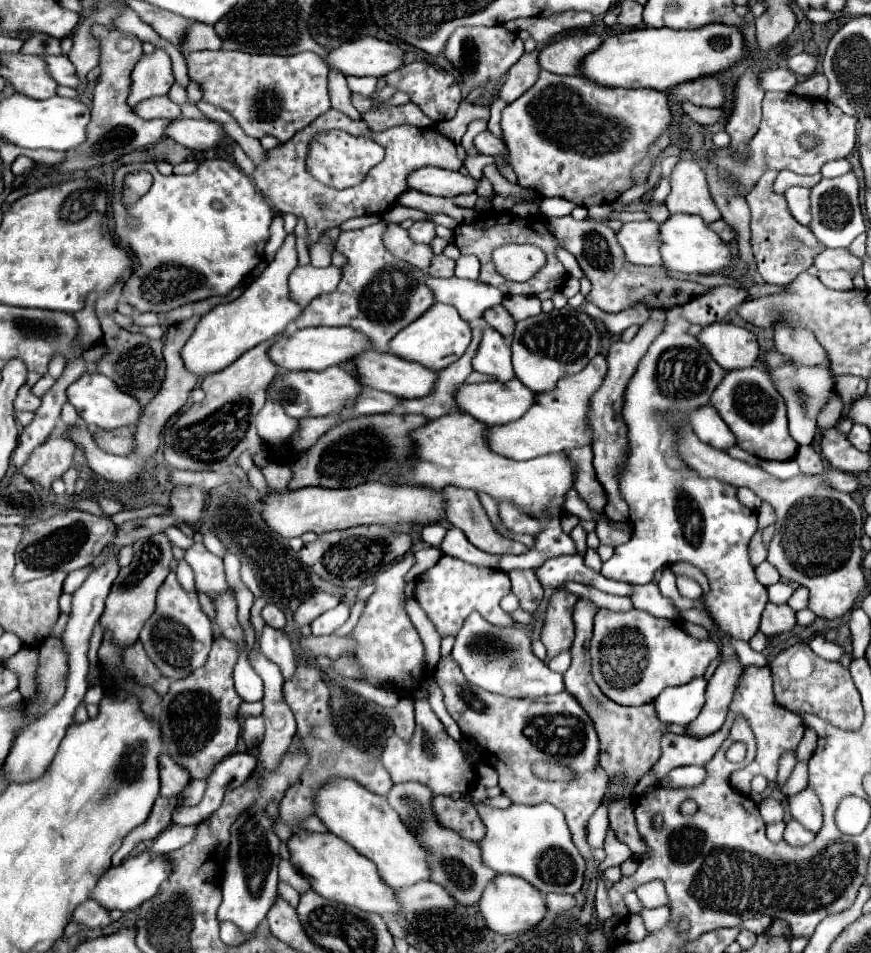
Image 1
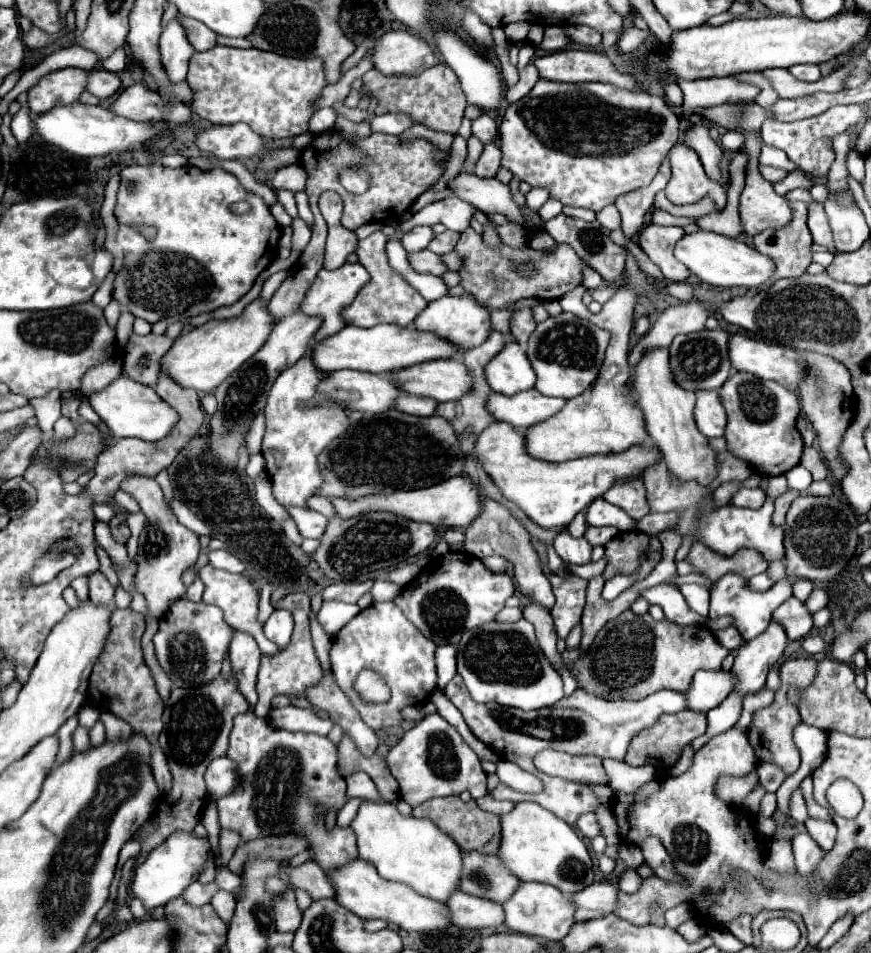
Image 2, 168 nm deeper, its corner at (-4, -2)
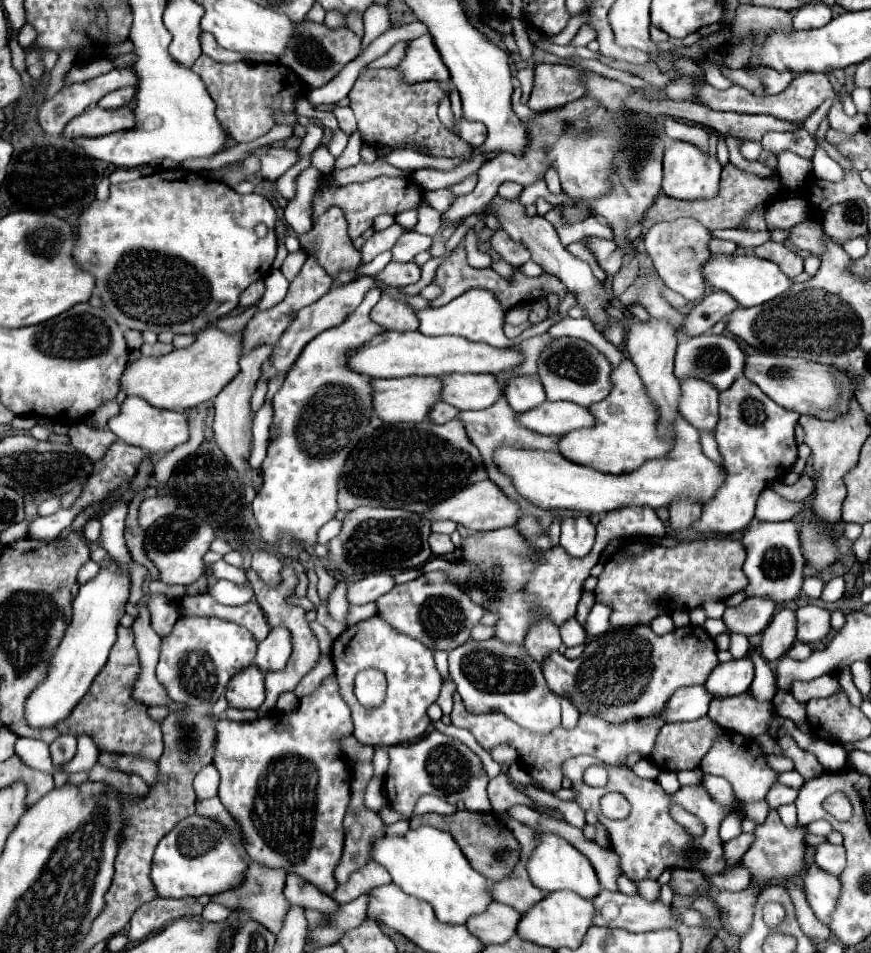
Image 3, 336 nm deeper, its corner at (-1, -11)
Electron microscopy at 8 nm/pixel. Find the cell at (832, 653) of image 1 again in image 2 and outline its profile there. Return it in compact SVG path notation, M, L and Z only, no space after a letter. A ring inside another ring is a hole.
M806 636L804 642L802 642L802 648L808 652L808 654L818 654L818 652L824 652L826 650L826 642L820 638L820 636Z

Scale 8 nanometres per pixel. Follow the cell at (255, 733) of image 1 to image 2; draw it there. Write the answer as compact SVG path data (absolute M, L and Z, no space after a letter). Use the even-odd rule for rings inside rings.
M286 706L286 708L276 708L268 714L268 724L276 730L288 730L288 732L316 732L320 736L326 736L330 728L334 726L332 720L322 720L318 718L312 710L308 708L296 708L296 706Z

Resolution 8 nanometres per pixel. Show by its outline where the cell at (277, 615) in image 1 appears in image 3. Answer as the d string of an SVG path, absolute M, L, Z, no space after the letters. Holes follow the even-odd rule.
M273 627L257 647L255 665L261 669L261 673L267 671L279 671L285 667L287 659L291 655L291 633L283 627Z

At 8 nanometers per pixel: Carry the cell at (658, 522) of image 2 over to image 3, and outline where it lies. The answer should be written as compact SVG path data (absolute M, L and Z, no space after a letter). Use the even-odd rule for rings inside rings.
M743 375L729 389L721 391L715 439L723 457L727 481L703 507L701 519L693 523L697 533L735 533L743 531L751 523L761 491L767 489L773 481L785 477L797 459L797 419L799 413L787 411L773 403L755 383Z

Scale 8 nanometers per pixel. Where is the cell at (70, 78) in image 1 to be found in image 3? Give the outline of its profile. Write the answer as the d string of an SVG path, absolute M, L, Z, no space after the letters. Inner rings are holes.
M123 87L123 89L117 89L117 91L109 93L109 95L105 95L99 101L99 107L103 107L103 109L121 109L121 107L129 105L135 95L137 95L135 87Z

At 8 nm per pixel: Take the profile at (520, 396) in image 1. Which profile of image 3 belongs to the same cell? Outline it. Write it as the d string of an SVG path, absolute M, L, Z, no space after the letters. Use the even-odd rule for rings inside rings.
M545 401L539 407L521 413L519 423L543 435L565 435L575 429L593 427L595 417L587 407L575 405L571 401Z

